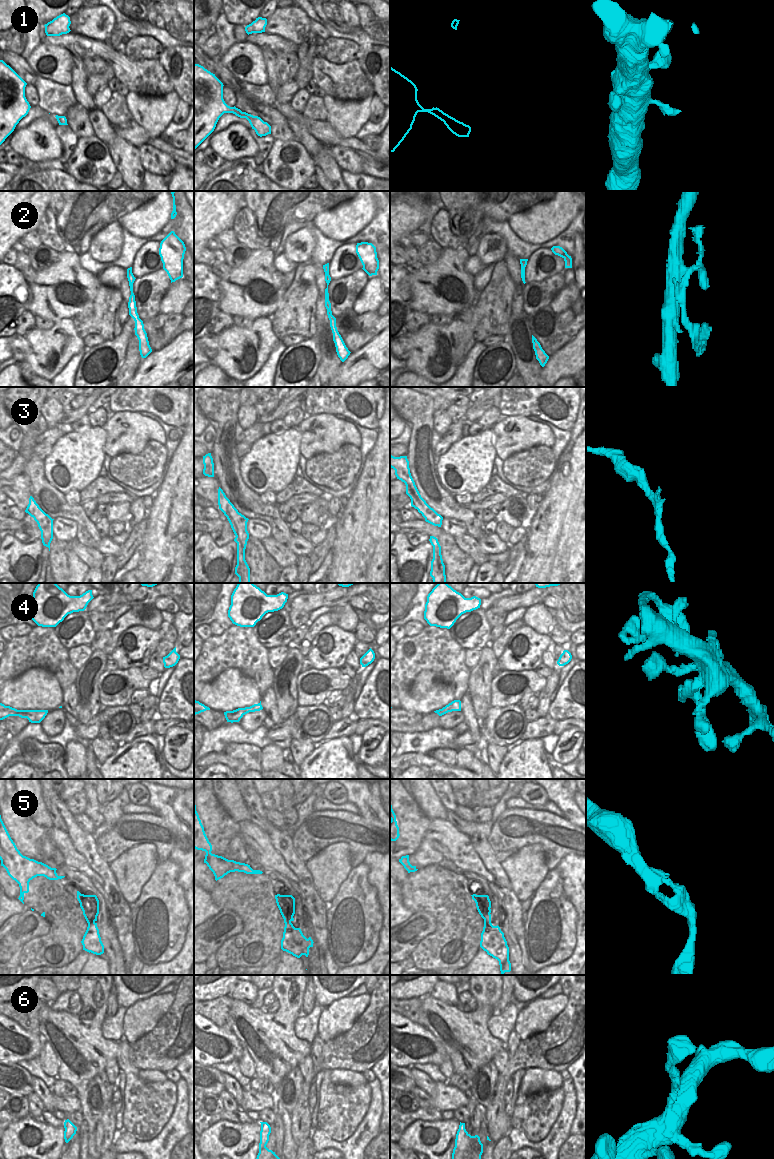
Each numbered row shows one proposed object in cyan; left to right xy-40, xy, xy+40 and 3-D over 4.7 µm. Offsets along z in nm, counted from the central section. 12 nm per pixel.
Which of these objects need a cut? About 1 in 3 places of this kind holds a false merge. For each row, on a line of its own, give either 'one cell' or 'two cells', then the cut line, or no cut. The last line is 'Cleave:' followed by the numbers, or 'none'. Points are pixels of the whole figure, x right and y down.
1: one cell; no cut
2: one cell; no cut
3: one cell; no cut
4: two cells; cut in xy along (244, 708), (246, 713)
5: one cell; no cut
6: one cell; no cut
Cleave: 4

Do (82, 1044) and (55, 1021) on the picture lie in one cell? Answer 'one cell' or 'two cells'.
one cell

